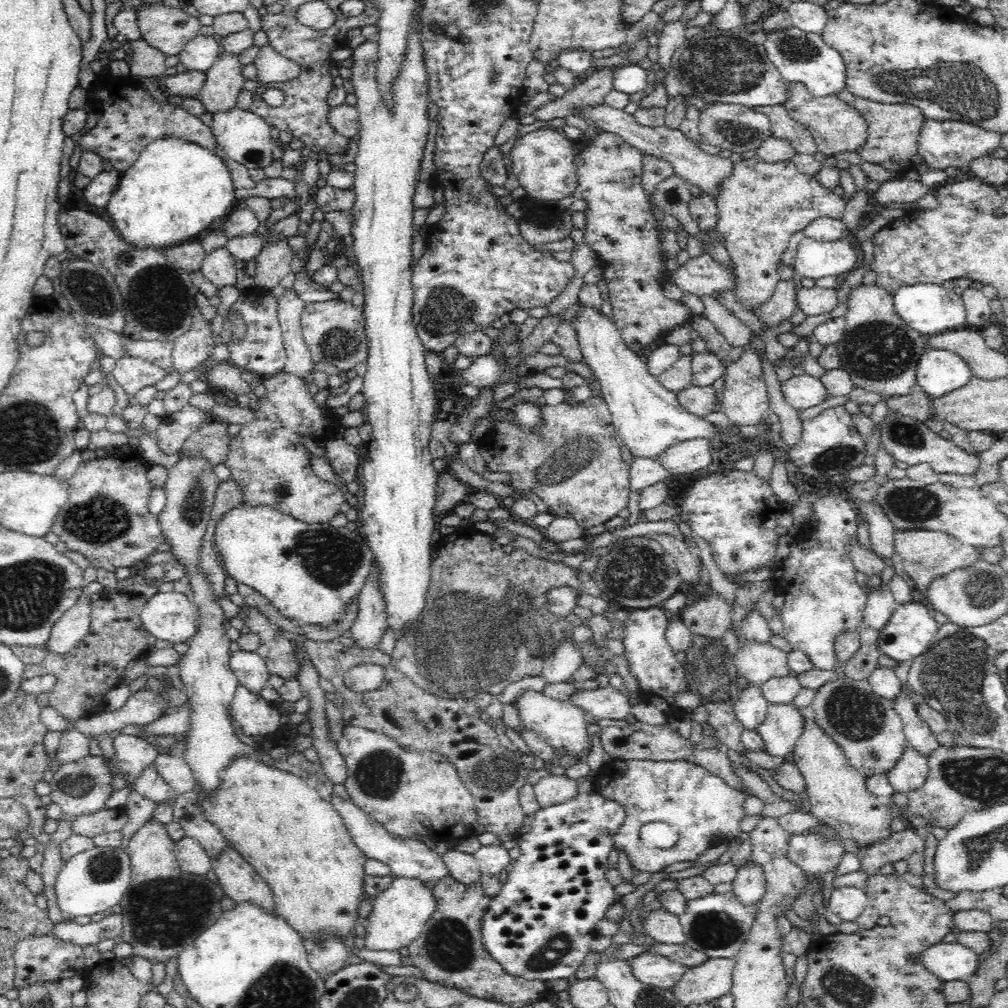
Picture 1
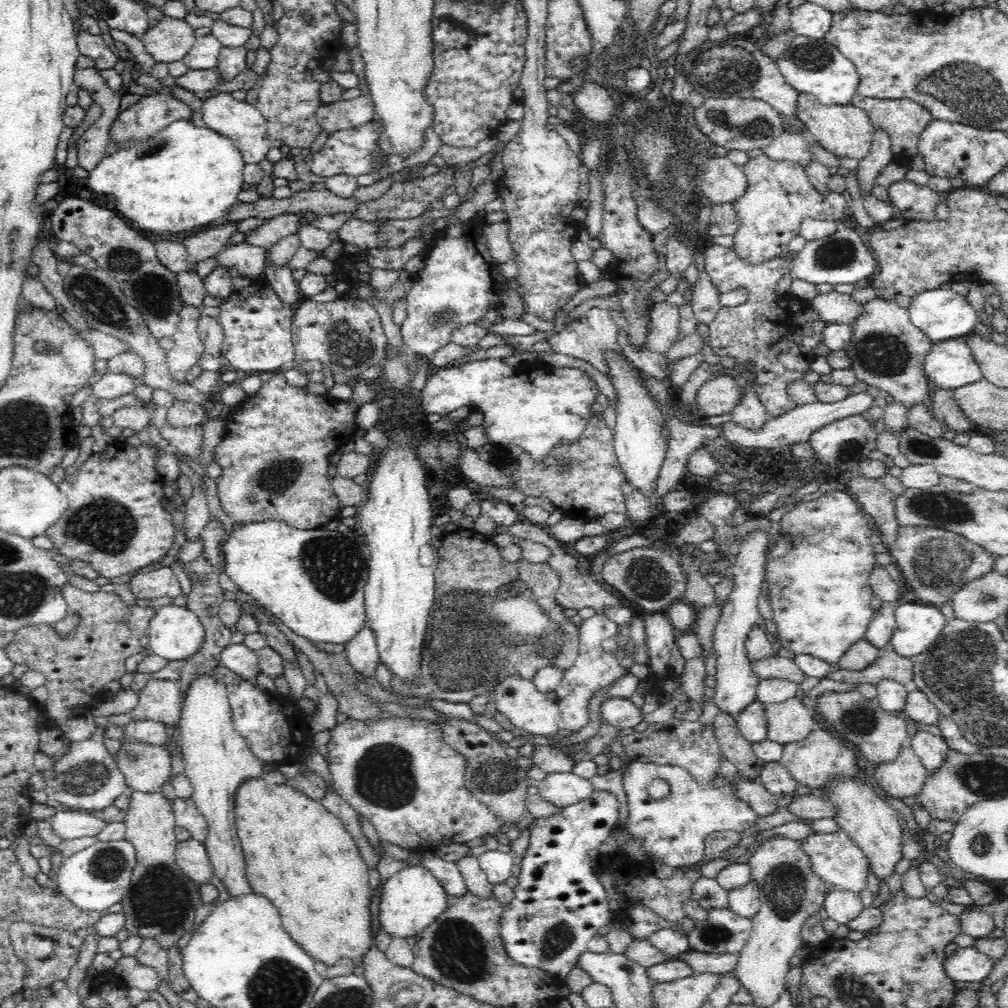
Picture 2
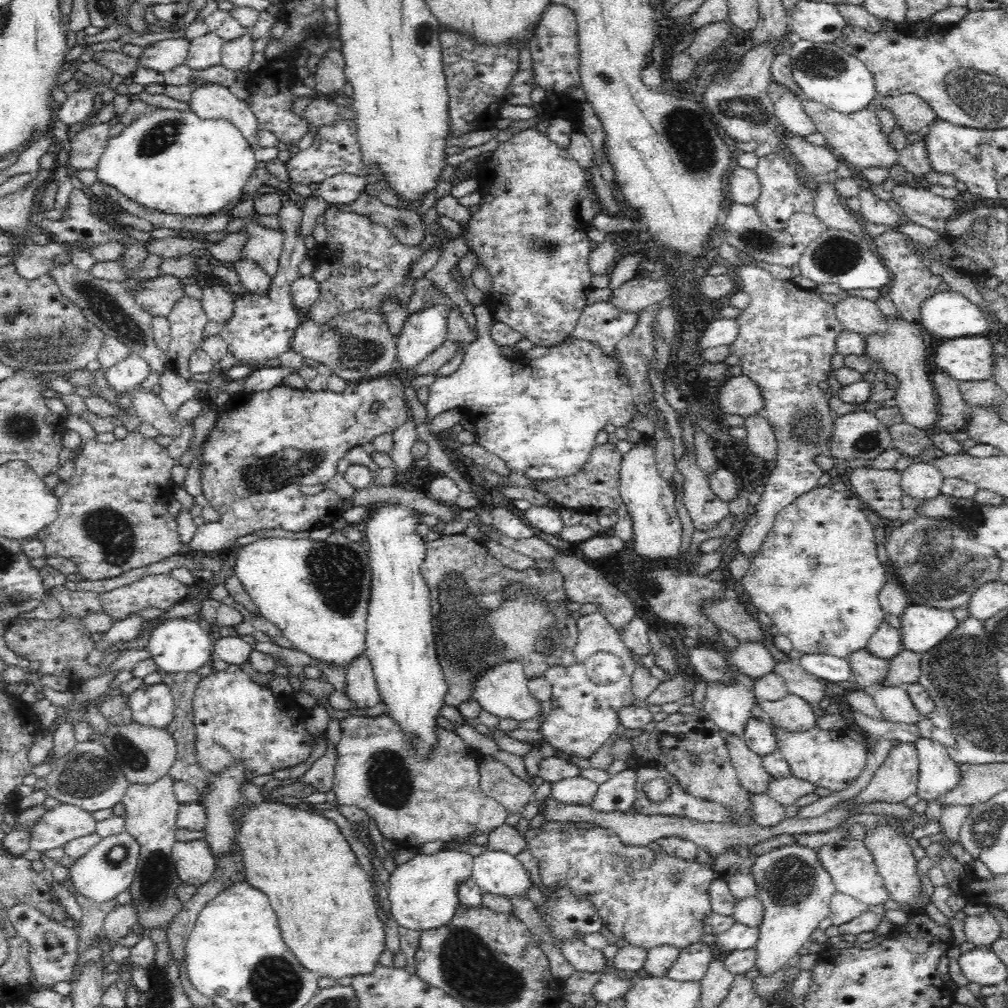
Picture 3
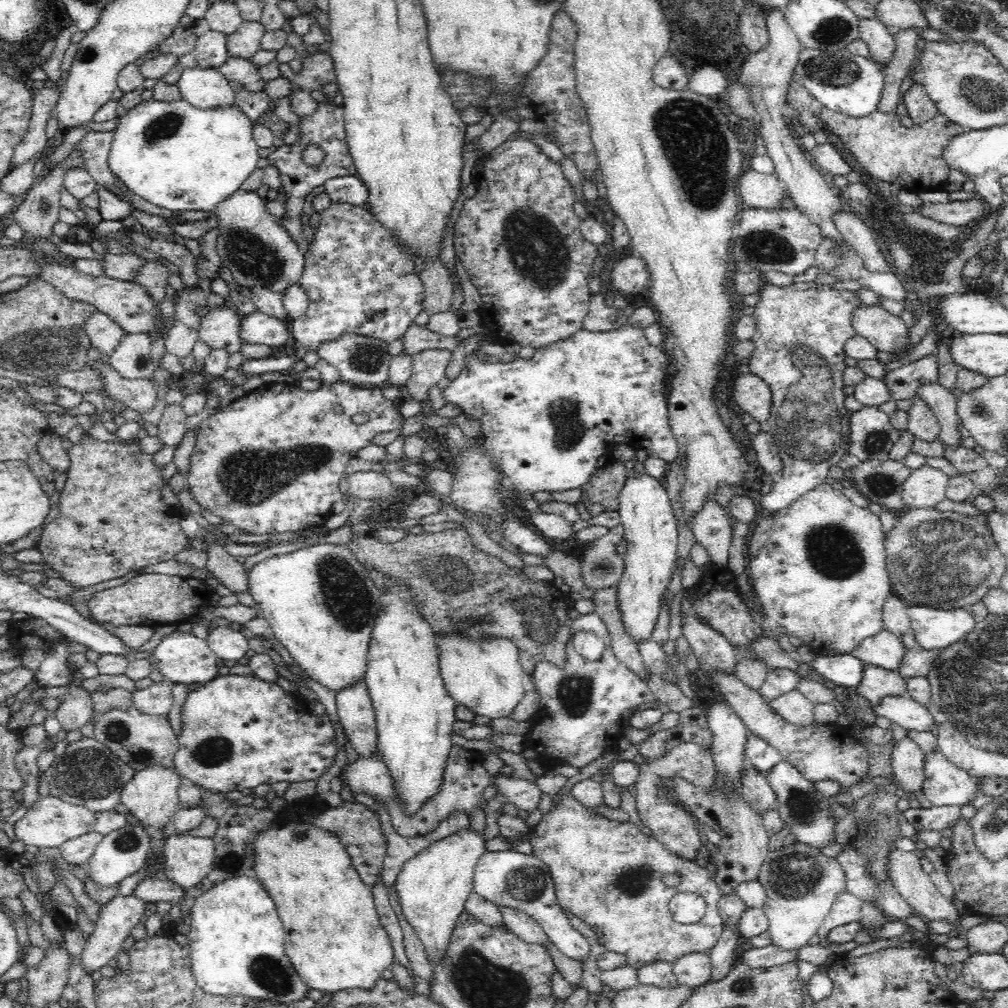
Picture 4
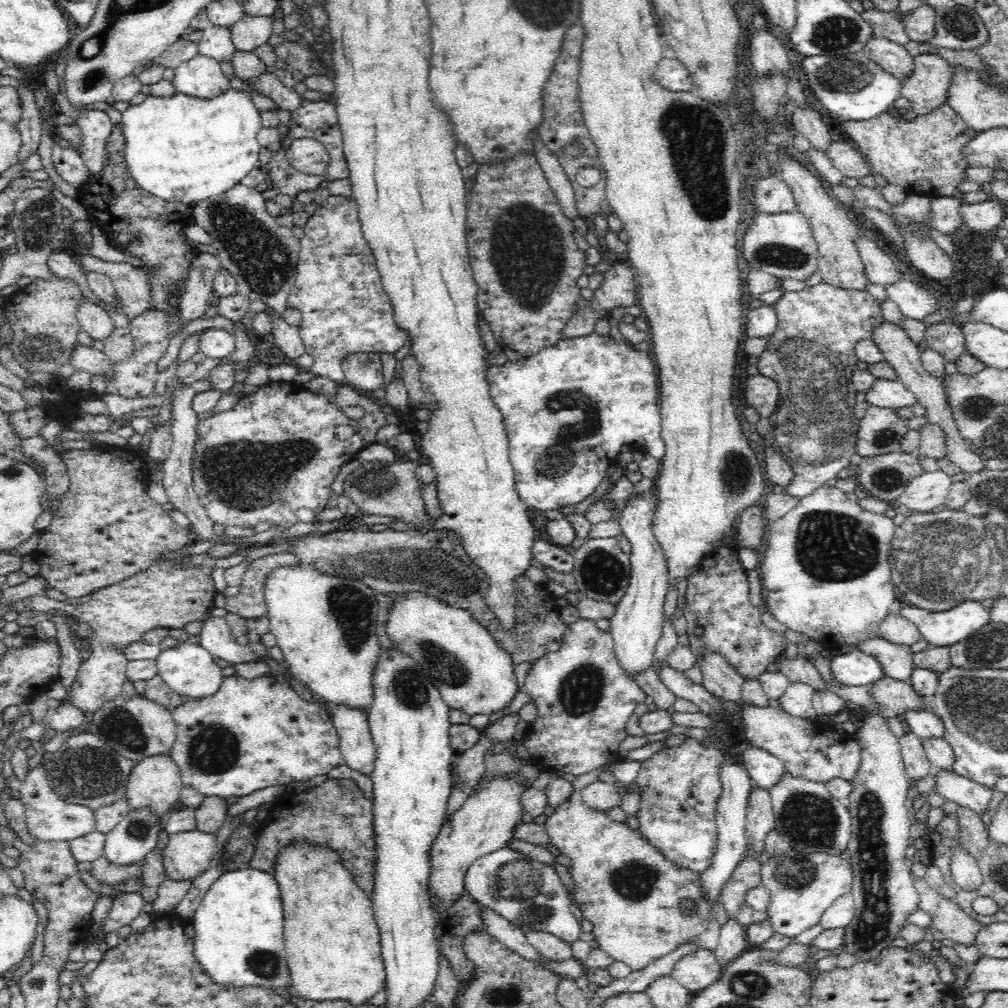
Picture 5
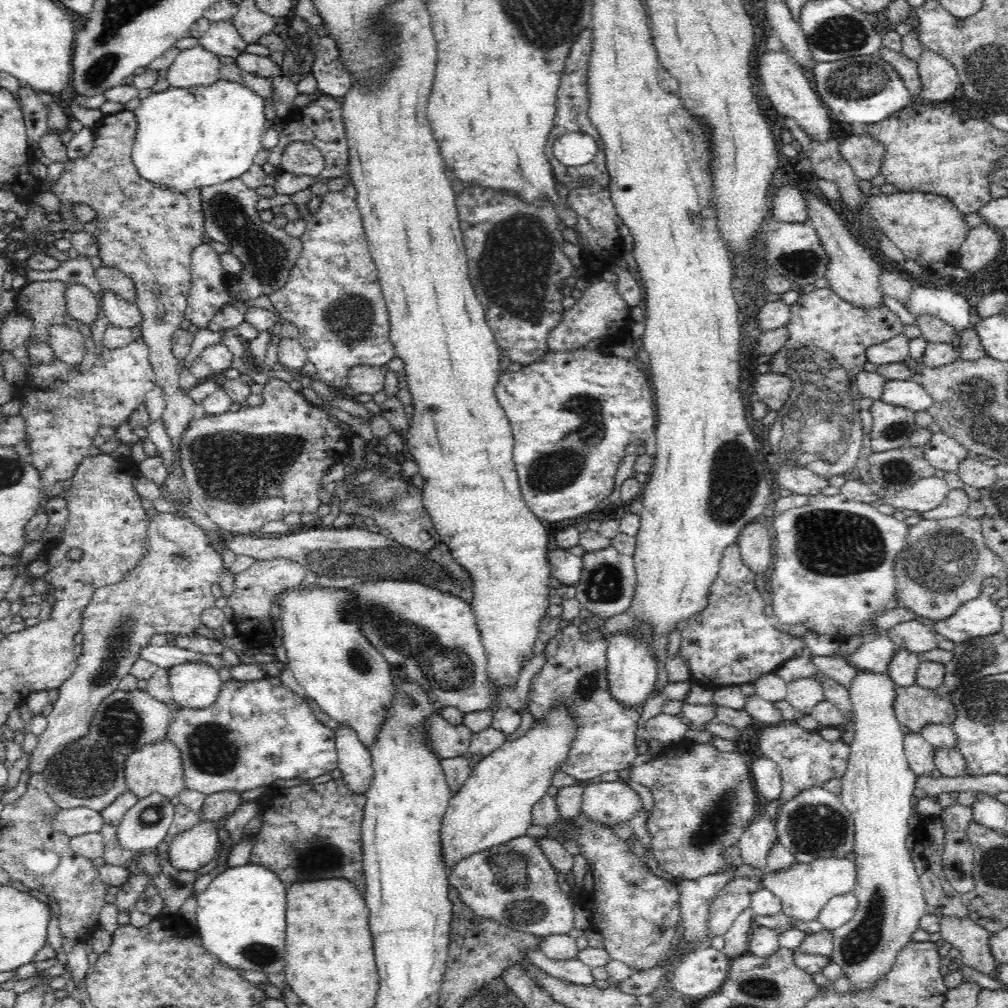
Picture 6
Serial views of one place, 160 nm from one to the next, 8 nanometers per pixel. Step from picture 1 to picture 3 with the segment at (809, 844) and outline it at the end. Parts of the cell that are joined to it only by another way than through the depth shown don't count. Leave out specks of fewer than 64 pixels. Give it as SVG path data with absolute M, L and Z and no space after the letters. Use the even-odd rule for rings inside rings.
M844 837L832 844L822 844L817 849L819 861L830 873L836 893L851 896L867 906L886 904L890 901L884 879L879 875L878 867L870 851L865 847L864 841Z

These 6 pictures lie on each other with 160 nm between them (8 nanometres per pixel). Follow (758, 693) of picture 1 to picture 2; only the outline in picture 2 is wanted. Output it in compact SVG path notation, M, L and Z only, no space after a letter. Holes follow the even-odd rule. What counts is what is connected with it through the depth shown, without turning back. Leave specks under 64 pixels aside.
M758 699L748 706L735 718L739 732L751 743L760 743L768 739L768 719L766 709Z

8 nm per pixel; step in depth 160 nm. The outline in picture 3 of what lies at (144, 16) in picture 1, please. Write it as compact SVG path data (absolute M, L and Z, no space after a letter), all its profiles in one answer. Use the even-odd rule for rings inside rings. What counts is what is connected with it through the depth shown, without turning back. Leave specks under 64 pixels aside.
M186 38L160 40L146 46L138 61L142 67L164 74L185 62L190 44Z

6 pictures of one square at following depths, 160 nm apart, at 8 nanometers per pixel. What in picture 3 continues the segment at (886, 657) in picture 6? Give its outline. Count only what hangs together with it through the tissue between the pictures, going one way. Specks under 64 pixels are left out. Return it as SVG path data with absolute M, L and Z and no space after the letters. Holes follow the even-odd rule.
M805 654L798 660L799 665L817 679L828 682L852 680L852 668L847 659L832 655Z

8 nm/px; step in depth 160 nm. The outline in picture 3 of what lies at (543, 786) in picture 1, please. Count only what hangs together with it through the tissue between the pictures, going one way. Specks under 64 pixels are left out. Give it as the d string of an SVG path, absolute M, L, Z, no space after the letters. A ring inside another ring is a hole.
M578 775L551 784L552 798L564 804L593 805L599 784Z

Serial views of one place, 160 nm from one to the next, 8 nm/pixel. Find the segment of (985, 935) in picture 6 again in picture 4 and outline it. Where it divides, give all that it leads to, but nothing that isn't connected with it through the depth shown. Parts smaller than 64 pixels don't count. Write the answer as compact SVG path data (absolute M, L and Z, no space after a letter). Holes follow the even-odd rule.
M894 848L888 857L888 873L890 873L894 888L913 908L916 915L920 914L925 921L948 920L954 924L956 929L956 925L963 915L958 913L953 899L940 894L938 887L930 880L929 874L922 869L920 860L914 851Z

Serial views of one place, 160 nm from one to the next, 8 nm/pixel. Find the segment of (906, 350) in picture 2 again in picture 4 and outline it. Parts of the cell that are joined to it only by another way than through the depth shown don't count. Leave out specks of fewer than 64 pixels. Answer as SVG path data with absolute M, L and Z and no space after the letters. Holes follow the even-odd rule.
M912 395L911 400L912 405L907 411L907 430L926 442L932 442L940 432L938 417L934 415L934 411L930 410L930 407L915 396Z

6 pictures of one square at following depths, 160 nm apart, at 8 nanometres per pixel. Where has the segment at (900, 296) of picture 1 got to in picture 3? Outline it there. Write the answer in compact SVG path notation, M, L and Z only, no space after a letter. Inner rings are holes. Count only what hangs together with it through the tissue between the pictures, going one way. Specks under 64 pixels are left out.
M936 291L921 304L917 322L928 335L943 339L987 335L990 319L962 293Z

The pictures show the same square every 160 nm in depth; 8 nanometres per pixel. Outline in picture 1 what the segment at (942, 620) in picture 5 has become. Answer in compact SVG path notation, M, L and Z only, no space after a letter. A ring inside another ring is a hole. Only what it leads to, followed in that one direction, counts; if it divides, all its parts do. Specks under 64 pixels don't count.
M922 603L897 605L893 613L879 632L877 648L896 662L911 662L930 648L939 624Z

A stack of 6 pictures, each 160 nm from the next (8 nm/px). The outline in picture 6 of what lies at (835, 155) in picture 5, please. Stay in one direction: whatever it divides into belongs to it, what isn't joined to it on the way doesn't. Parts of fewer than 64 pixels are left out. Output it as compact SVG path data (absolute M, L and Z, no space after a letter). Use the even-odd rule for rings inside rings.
M852 133L840 142L840 156L853 168L854 174L860 181L872 180L872 178L880 173L885 154L886 147L877 138L870 137L870 134Z

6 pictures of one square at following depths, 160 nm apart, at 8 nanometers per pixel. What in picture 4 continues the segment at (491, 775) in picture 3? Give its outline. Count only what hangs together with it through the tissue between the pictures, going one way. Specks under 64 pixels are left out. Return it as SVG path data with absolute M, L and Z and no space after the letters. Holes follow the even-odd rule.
M498 772L492 778L498 793L507 798L507 802L515 804L519 810L532 812L538 806L543 793L537 783L530 782L515 775L505 776Z

